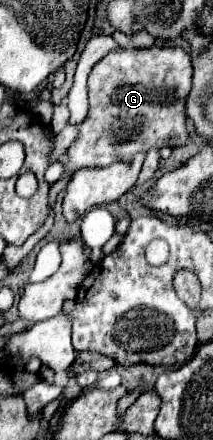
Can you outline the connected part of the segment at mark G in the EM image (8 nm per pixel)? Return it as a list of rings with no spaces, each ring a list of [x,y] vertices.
[[[170,45],[148,49],[118,49],[102,57],[88,75],[88,115],[76,125],[78,139],[66,151],[64,171],[78,171],[88,167],[108,167],[116,161],[130,161],[136,153],[148,153],[150,149],[178,149],[190,139],[186,127],[186,99],[192,89],[192,59],[186,49]]]

